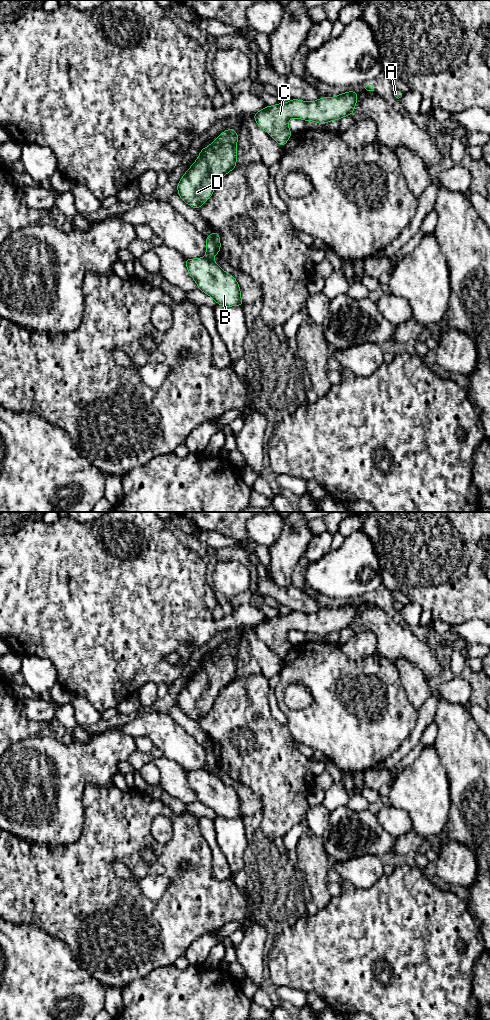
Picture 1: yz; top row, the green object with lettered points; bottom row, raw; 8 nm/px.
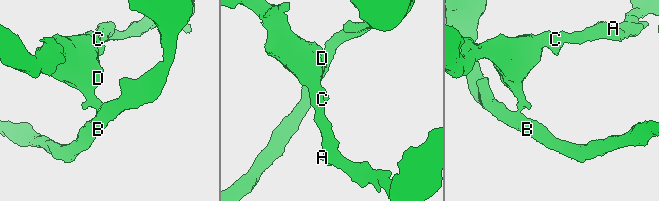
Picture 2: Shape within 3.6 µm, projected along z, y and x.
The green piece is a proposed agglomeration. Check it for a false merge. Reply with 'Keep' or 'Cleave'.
Cleave

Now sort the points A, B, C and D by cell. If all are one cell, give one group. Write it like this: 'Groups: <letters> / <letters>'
Groups: A C D / B

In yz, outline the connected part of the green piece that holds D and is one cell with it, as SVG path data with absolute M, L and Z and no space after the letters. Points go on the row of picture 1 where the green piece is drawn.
M231 128L222 132L213 143L200 150L200 155L192 166L185 172L177 185L179 197L188 205L199 209L213 194L220 180L237 167L237 141L239 135Z

